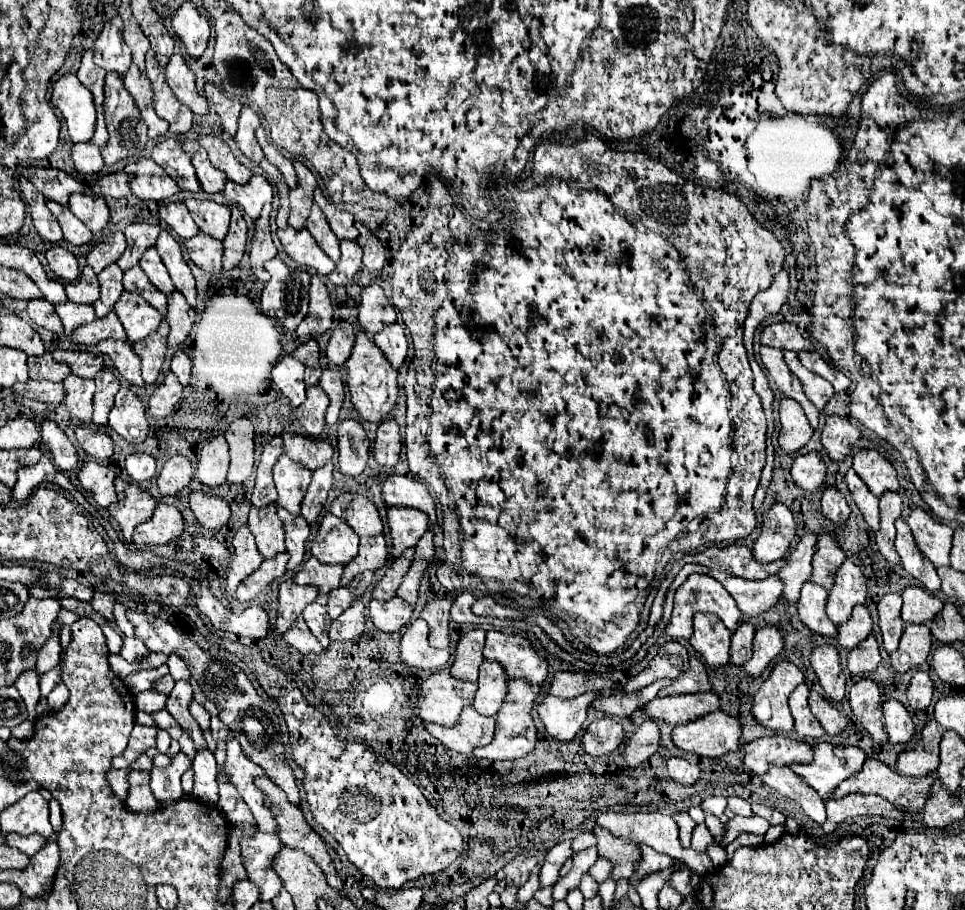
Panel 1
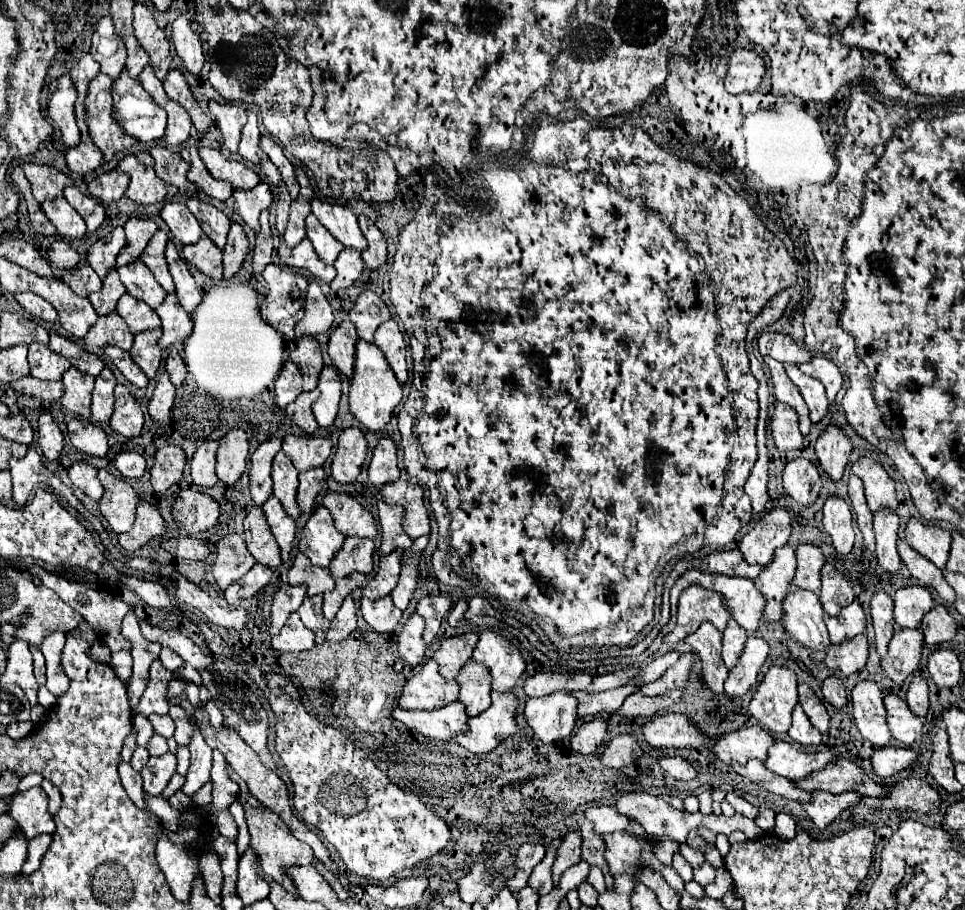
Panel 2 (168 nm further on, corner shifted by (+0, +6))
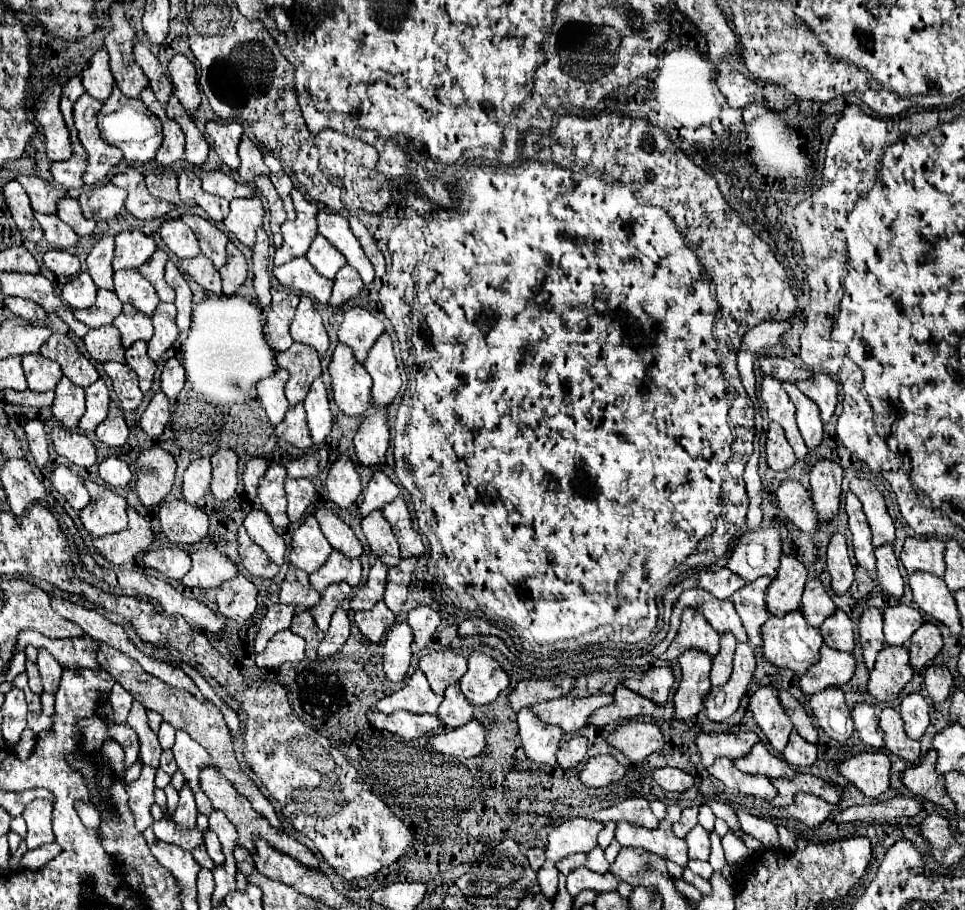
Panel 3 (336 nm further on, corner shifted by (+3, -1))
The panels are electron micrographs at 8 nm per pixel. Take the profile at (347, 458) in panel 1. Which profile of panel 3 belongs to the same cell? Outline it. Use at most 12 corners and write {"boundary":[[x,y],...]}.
{"boundary":[[339,456],[327,474],[327,492],[341,510],[349,508],[361,480],[355,464]]}

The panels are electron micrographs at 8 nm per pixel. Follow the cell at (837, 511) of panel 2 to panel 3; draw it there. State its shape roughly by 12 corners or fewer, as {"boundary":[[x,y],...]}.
{"boundary":[[843,534],[827,548],[827,570],[837,596],[855,576]]}

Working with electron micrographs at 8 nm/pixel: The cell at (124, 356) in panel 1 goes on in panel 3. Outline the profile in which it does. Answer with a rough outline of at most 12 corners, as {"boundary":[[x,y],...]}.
{"boundary":[[103,364],[121,410],[135,412],[143,400],[137,374],[127,364]]}

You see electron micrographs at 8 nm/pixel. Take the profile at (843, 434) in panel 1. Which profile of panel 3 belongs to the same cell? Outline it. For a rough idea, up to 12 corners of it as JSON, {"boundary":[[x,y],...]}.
{"boundary":[[811,468],[811,500],[819,522],[839,512],[843,468]]}

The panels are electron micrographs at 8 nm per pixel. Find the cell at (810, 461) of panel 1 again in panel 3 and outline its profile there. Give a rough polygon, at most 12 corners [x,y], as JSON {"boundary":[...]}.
{"boundary":[[785,480],[777,504],[801,532],[815,532],[811,496],[799,482]]}

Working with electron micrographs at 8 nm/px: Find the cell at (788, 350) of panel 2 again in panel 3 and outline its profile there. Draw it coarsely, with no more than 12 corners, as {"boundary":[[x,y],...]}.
{"boundary":[[761,358],[761,372],[779,382],[799,382],[811,372],[785,358]]}

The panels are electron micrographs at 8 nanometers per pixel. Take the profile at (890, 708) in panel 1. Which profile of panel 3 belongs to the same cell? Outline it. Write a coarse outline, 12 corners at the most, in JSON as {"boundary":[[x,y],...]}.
{"boundary":[[883,708],[885,746],[911,764],[921,754],[919,742],[907,738],[899,712]]}

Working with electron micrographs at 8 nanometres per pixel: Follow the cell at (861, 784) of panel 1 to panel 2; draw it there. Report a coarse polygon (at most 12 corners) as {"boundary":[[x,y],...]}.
{"boundary":[[840,759],[798,785],[806,791],[888,795],[858,763]]}

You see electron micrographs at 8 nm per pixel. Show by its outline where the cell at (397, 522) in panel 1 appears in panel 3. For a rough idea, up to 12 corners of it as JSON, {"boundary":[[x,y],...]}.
{"boundary":[[379,510],[361,522],[371,552],[385,566],[401,560],[397,540]]}

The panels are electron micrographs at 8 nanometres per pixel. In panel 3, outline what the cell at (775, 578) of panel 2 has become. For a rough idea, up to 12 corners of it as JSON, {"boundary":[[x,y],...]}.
{"boundary":[[757,578],[731,596],[749,644],[761,646],[769,578]]}

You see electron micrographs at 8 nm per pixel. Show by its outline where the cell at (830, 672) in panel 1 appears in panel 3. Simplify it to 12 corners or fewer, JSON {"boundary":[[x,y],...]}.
{"boundary":[[841,688],[811,696],[817,726],[833,740],[853,734]]}

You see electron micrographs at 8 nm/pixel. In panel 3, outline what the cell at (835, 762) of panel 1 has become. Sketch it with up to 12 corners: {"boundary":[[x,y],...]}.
{"boundary":[[757,742],[735,768],[767,778],[791,778],[795,770]]}

